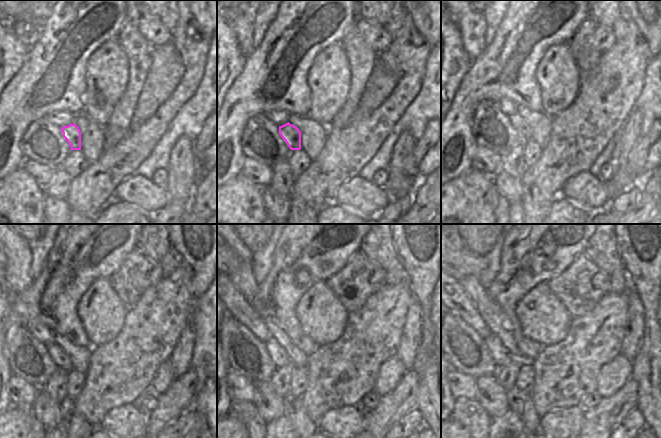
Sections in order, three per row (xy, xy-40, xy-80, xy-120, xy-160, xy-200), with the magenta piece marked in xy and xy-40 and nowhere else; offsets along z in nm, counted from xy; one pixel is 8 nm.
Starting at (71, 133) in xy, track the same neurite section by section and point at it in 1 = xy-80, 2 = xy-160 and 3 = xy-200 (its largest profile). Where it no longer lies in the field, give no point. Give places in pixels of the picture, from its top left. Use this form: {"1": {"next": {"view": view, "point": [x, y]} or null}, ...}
{"1": {"next": {"view": "xy-80", "point": [514, 135]}}, "2": {"next": {"view": "xy-160", "point": [279, 356]}}, "3": {"next": {"view": "xy-200", "point": [502, 357]}}}

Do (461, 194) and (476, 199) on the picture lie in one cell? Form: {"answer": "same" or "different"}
{"answer": "same"}

